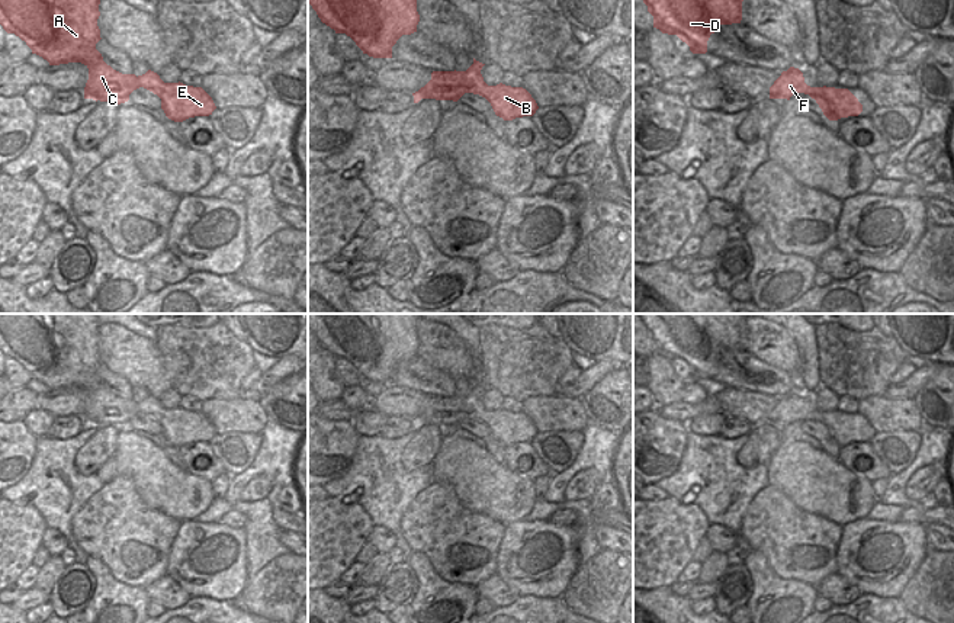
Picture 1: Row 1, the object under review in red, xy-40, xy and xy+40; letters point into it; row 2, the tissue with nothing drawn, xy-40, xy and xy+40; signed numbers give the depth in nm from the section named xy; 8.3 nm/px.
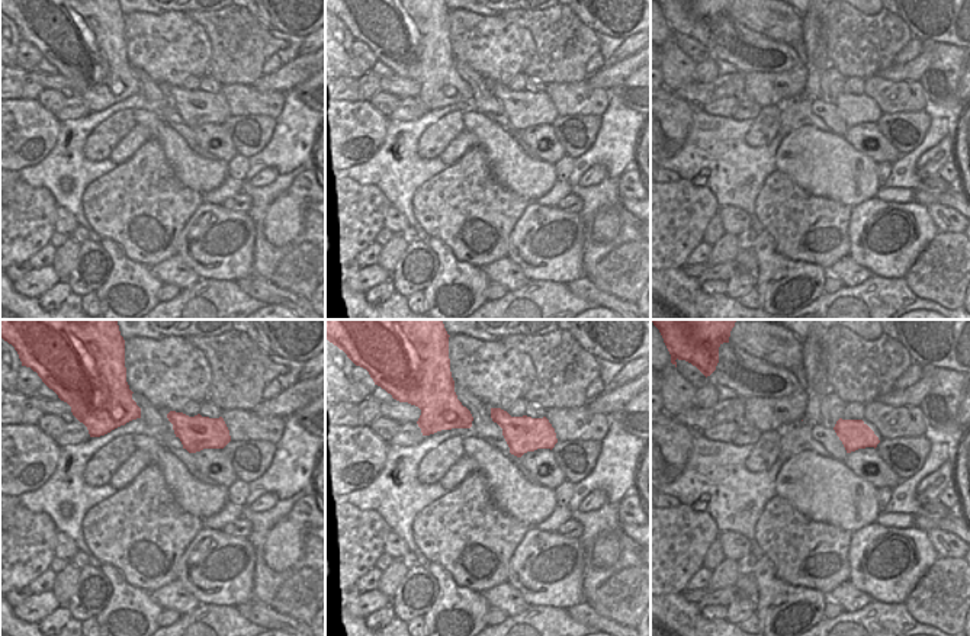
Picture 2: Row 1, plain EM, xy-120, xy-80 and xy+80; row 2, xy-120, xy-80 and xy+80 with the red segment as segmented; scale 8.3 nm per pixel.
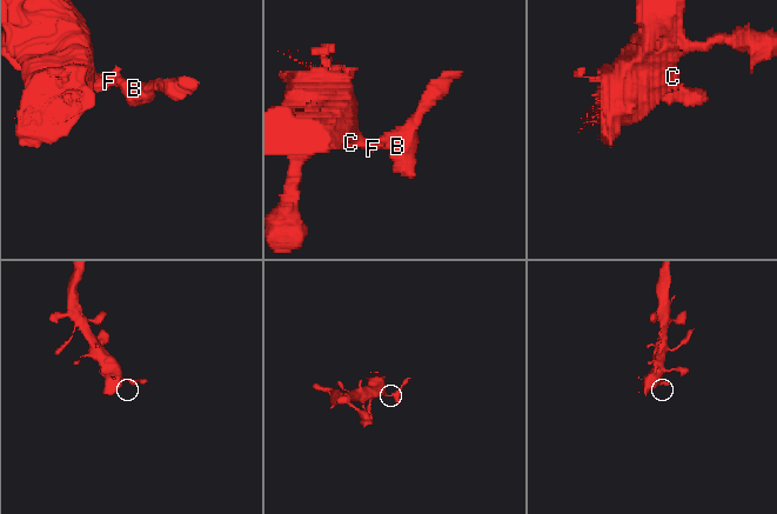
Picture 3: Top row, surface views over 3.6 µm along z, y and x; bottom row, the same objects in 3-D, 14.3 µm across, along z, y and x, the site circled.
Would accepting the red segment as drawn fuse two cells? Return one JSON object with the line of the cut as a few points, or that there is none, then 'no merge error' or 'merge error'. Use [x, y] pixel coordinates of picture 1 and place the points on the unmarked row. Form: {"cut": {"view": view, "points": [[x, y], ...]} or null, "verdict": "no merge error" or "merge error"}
{"cut": null, "verdict": "no merge error"}

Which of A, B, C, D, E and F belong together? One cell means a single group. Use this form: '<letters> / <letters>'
A B C D E F

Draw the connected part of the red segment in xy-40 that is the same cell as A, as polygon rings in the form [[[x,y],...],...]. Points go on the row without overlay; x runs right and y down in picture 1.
[[[0,314],[0,350],[15,359],[49,391],[81,388],[89,394],[84,424],[113,425],[118,430],[129,425],[129,420],[144,412],[161,424],[161,434],[174,447],[195,441],[209,441],[216,434],[212,423],[202,414],[183,408],[164,408],[148,395],[142,401],[122,399],[103,386],[96,369],[102,365],[97,351],[100,322],[96,314]]]

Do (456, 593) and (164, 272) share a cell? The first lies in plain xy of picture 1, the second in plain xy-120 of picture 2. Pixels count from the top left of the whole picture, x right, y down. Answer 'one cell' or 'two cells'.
two cells

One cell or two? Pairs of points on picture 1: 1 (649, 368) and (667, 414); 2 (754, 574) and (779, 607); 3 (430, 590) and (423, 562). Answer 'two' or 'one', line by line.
1: two
2: one
3: one

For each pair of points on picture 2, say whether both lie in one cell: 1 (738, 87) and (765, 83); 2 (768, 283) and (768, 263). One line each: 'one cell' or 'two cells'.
1: two cells
2: one cell

